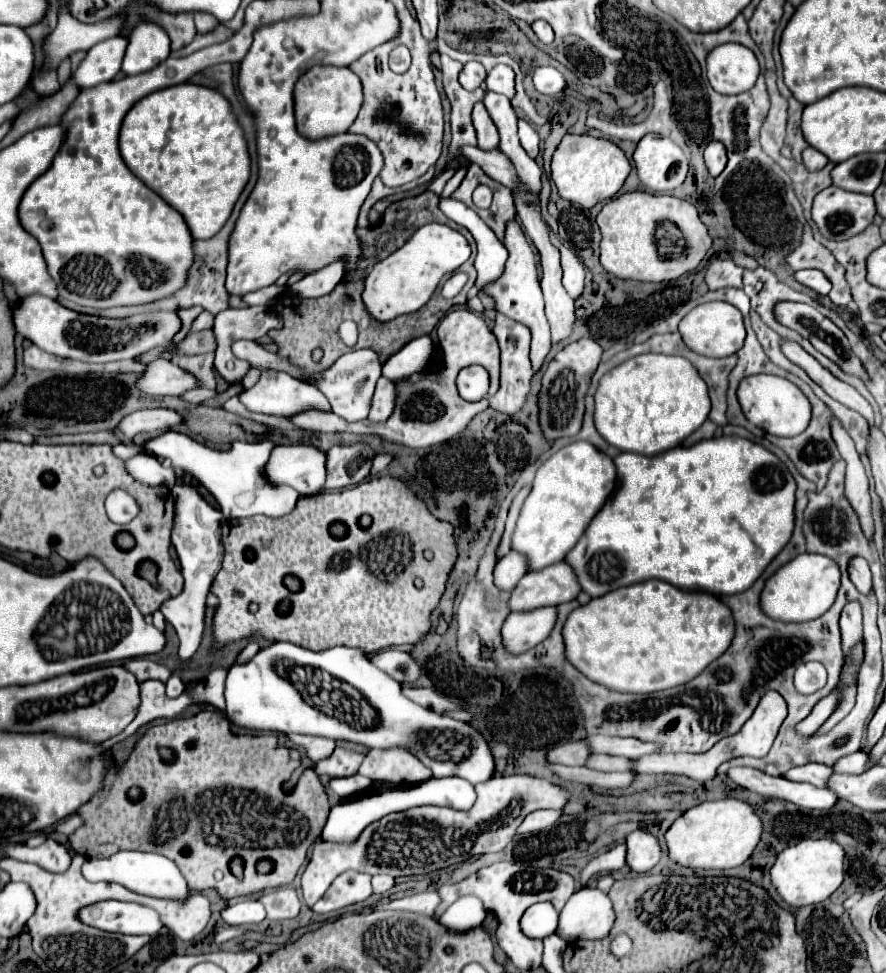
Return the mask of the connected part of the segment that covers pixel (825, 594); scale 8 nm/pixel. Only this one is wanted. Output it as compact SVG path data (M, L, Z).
M802 553L782 565L772 577L766 579L766 585L760 593L760 609L774 621L784 623L802 623L810 619L818 619L836 599L836 591L840 587L840 571L838 565L816 553Z

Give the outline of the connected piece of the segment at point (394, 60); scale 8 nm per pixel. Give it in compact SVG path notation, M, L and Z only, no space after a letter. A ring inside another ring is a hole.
M398 45L390 53L390 69L394 73L404 73L410 67L410 51L404 45Z

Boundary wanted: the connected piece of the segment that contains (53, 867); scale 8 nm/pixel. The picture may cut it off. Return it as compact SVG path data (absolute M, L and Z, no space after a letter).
M48 837L40 847L28 847L28 845L16 845L6 849L6 857L30 861L40 865L46 871L52 873L64 873L68 871L68 865L72 863L72 853L68 847L56 843L52 837Z

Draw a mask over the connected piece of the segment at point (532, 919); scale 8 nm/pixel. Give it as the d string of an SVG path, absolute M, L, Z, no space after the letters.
M536 903L528 907L520 919L520 929L526 937L544 939L550 937L558 927L558 913L548 903Z

